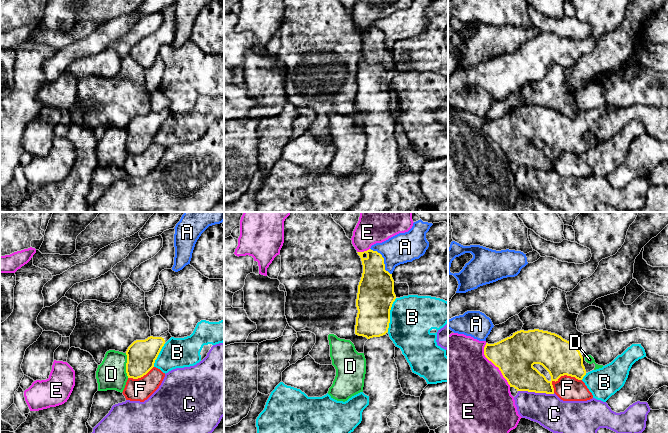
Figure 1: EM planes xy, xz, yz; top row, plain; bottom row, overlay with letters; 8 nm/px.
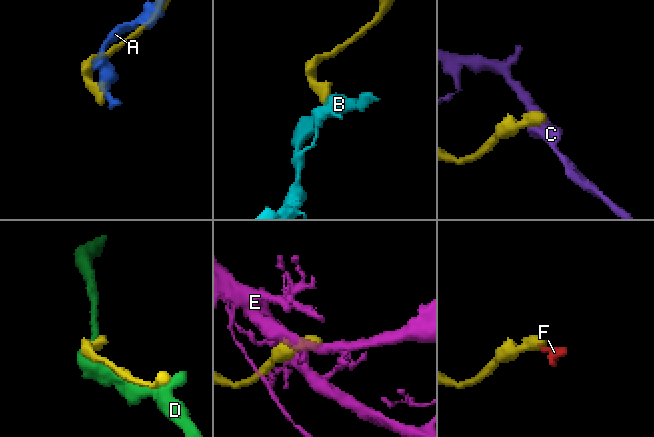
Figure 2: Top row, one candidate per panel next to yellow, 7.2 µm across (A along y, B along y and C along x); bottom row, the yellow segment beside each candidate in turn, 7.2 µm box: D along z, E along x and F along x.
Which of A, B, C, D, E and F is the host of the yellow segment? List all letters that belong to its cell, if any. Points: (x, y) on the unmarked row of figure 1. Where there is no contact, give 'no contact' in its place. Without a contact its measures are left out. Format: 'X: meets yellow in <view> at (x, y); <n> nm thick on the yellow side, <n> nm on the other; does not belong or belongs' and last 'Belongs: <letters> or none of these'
A: meets yellow in xz at (383, 36); 280 nm thick on the yellow side, 240 nm on the other; does not belong
B: meets yellow in xz at (389, 91); 300 nm thick on the yellow side, 360 nm on the other; does not belong
C: meets yellow in yz at (536, 168); 260 nm thick on the yellow side, 260 nm on the other; does not belong
D: meets yellow in xy at (126, 141); 240 nm thick on the yellow side, 240 nm on the other; does not belong
E: meets yellow in yz at (494, 140); 320 nm thick on the yellow side, 500 nm on the other; does not belong
F: meets yellow in yz at (561, 151); 300 nm thick on the yellow side, 200 nm on the other; does not belong
Belongs: none of these

